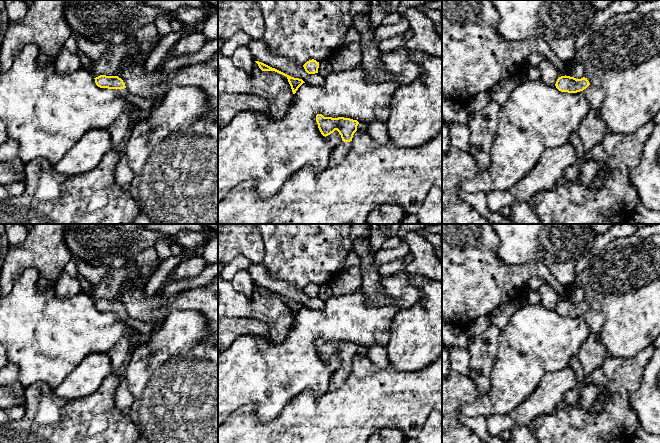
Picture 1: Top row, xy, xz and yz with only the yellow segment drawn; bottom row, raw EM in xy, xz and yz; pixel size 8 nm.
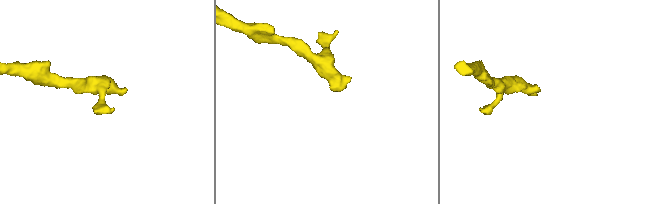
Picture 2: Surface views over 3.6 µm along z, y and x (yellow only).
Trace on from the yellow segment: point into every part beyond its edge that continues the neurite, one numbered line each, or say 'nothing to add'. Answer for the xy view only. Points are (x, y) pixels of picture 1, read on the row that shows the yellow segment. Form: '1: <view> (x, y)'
1: xy (121, 92)

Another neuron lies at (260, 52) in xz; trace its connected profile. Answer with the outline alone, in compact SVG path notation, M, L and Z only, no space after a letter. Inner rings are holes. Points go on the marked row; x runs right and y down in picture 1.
M262 38L259 40L251 40L247 47L254 61L262 62L291 77L302 79L309 85L318 86L324 84L324 77L318 73L308 74L303 65L293 64L287 58L273 54Z

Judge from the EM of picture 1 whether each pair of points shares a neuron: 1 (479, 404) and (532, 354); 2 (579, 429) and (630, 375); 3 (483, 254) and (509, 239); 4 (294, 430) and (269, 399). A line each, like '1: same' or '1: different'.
1: same
2: same
3: different
4: different

